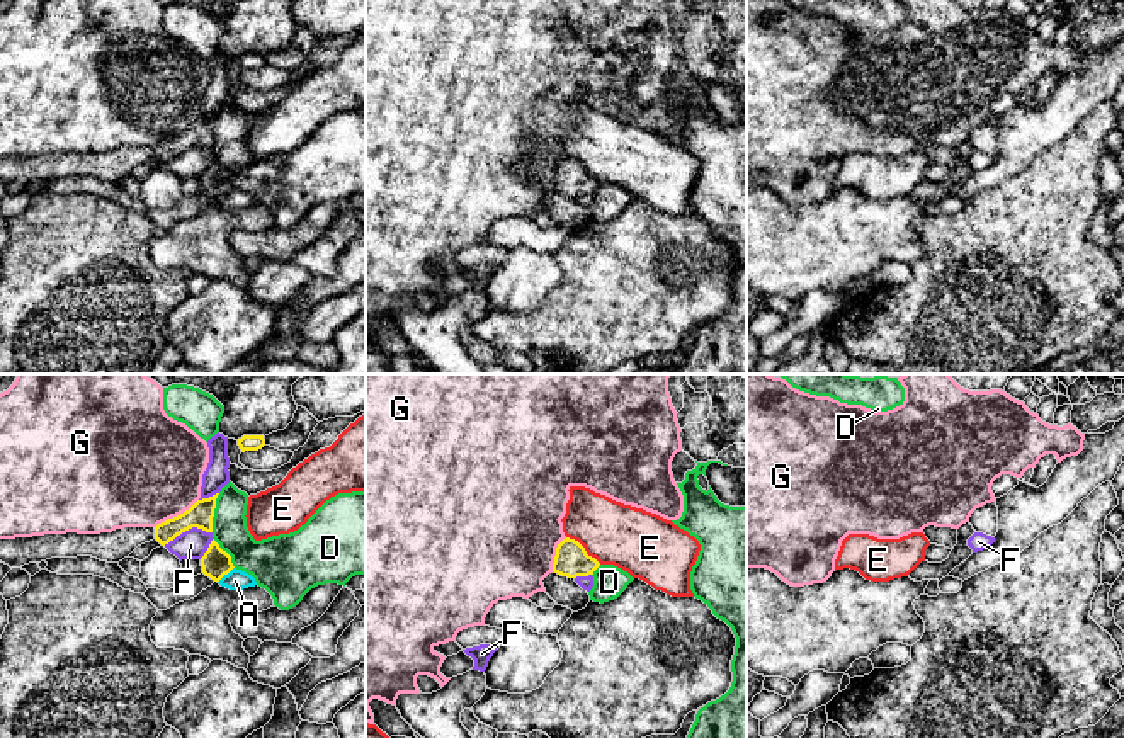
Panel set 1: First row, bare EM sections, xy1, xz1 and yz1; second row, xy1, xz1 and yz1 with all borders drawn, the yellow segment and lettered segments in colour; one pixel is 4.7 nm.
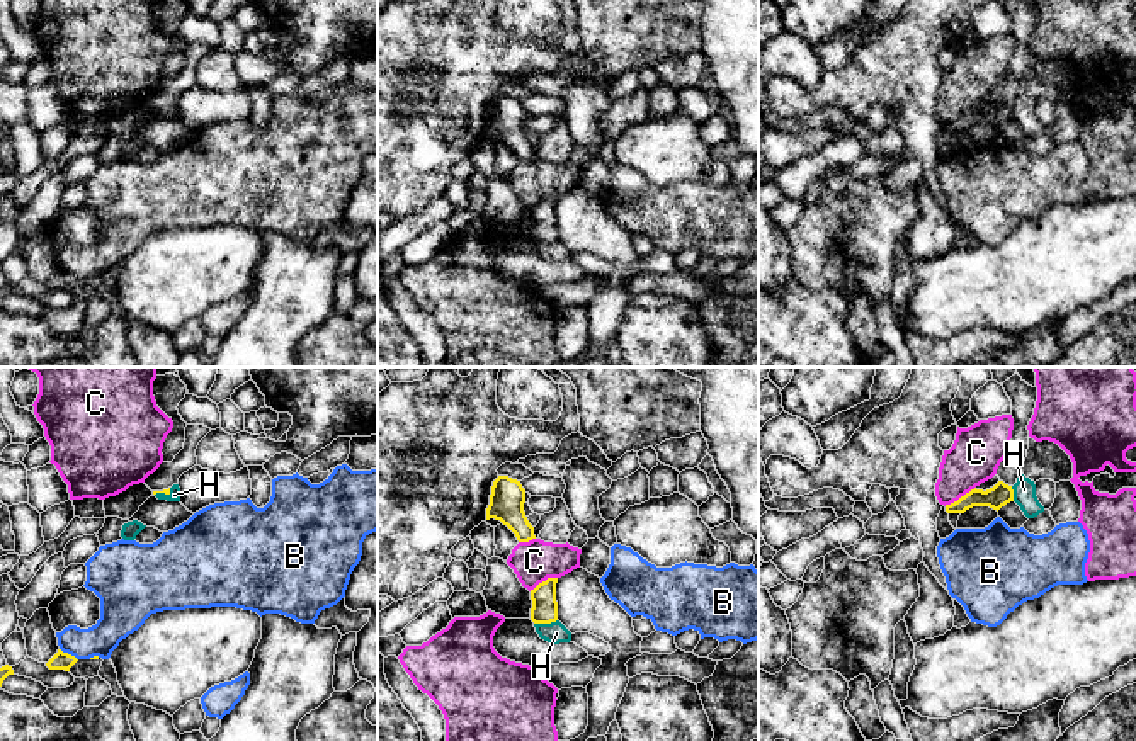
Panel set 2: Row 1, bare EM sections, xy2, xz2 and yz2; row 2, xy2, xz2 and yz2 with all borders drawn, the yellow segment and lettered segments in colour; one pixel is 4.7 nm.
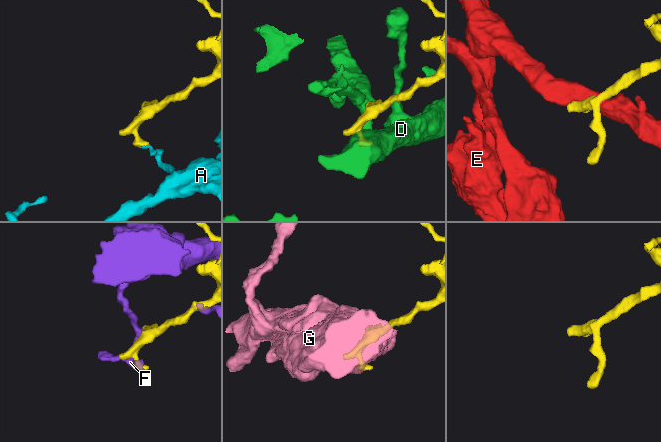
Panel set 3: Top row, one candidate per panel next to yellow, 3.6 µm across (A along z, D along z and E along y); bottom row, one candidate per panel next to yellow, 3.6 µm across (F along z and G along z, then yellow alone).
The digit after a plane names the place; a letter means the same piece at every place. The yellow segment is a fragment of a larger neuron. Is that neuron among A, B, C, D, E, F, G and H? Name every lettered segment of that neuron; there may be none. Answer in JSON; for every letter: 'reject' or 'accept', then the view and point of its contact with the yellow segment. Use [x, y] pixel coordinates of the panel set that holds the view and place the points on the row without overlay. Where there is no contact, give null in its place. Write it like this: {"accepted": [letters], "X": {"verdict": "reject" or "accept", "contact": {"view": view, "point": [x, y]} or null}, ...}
{"accepted": [], "A": {"verdict": "reject", "contact": {"view": "xy1", "point": [225, 193]}}, "B": {"verdict": "reject", "contact": {"view": "xy2", "point": [67, 272]}}, "C": {"verdict": "reject", "contact": {"view": "yz2", "point": [961, 116]}}, "D": {"verdict": "reject", "contact": {"view": "xy1", "point": [213, 131]}}, "E": {"verdict": "reject", "contact": {"view": "xz1", "point": [584, 169]}}, "F": {"verdict": "reject", "contact": {"view": "xy1", "point": [187, 148]}}, "G": {"verdict": "reject", "contact": {"view": "xz1", "point": [556, 172]}}, "H": {"verdict": "reject", "contact": {"view": "xz2", "point": [545, 242]}}}

